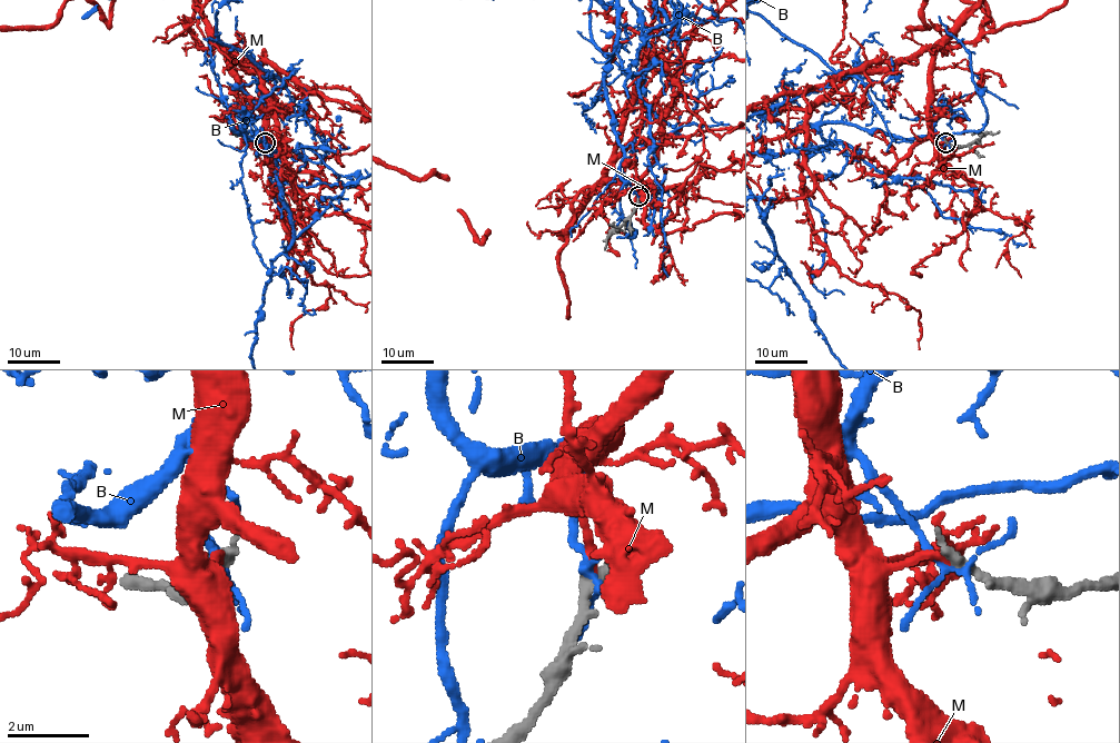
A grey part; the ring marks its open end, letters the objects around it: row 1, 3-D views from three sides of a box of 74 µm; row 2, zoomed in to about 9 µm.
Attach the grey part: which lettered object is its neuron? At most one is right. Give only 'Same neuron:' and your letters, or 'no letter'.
Same neuron: M

